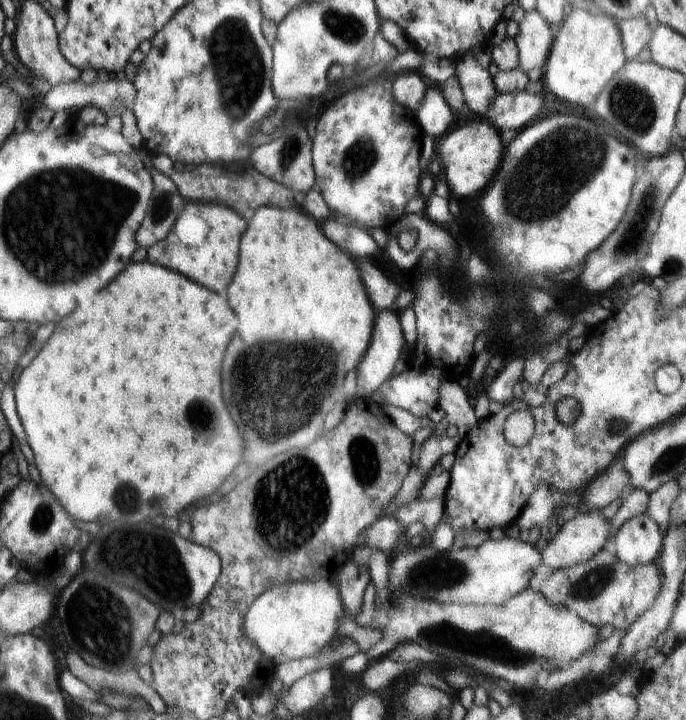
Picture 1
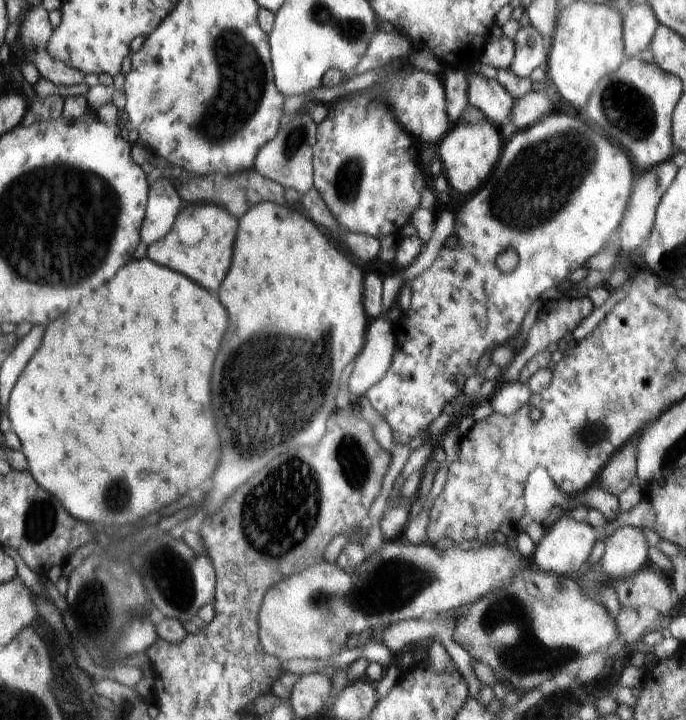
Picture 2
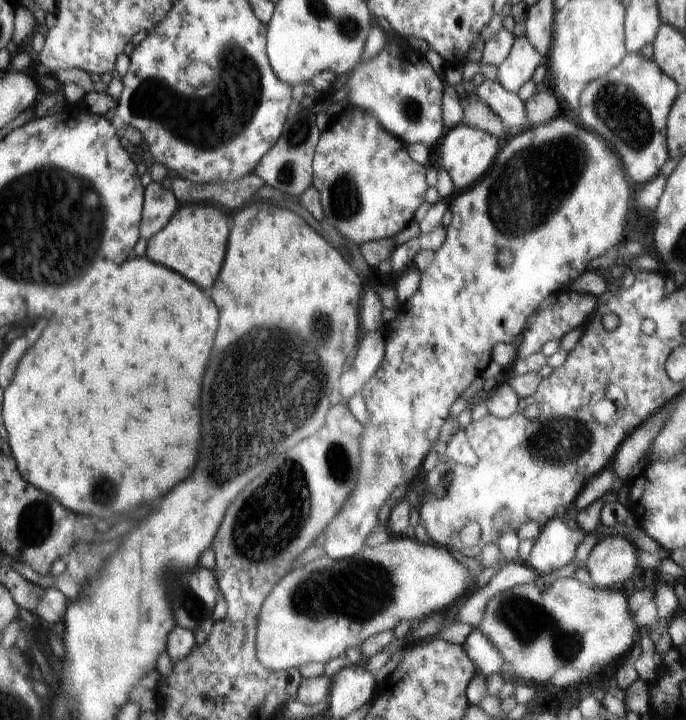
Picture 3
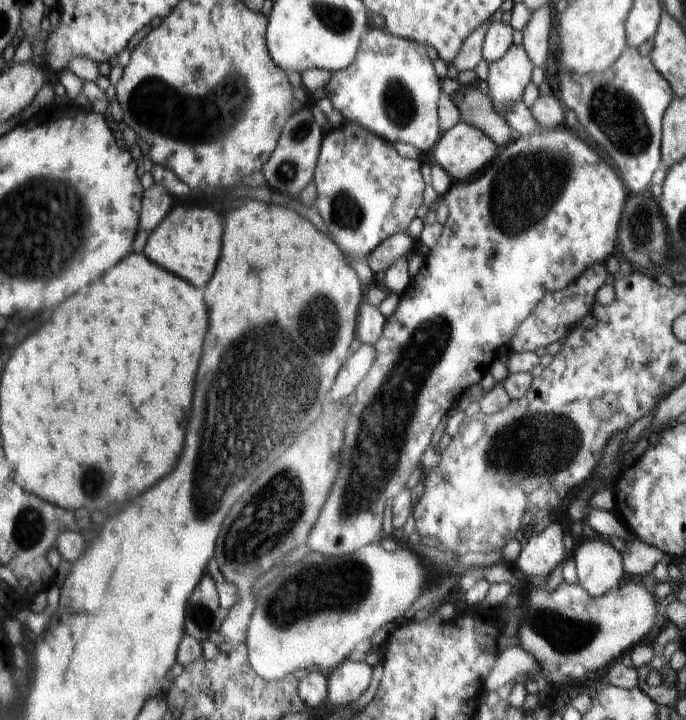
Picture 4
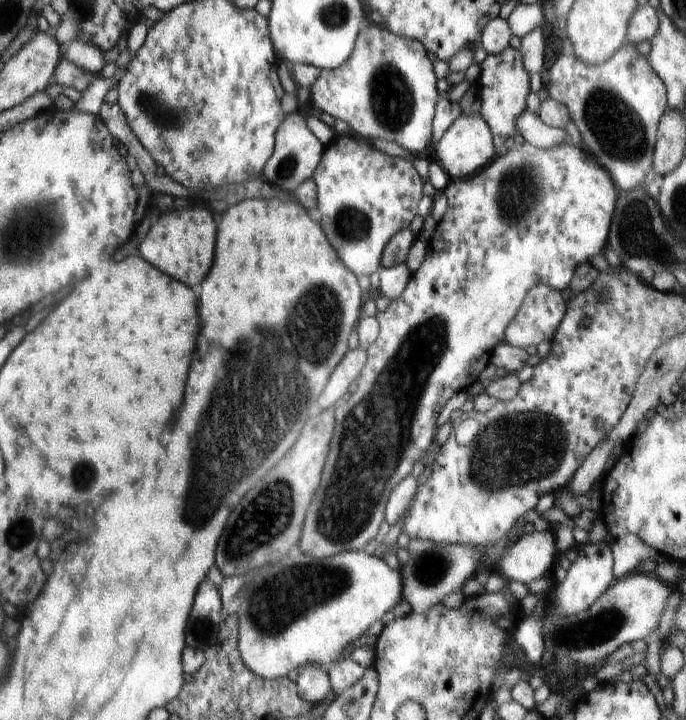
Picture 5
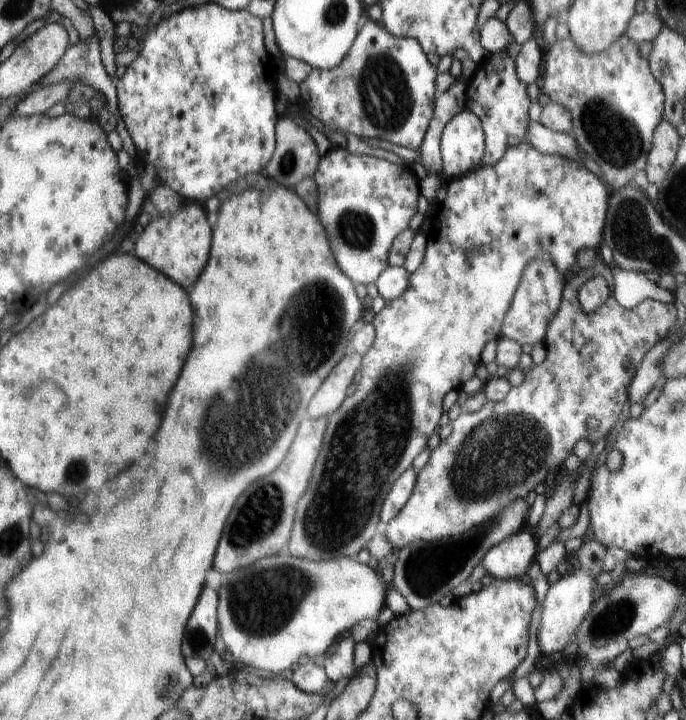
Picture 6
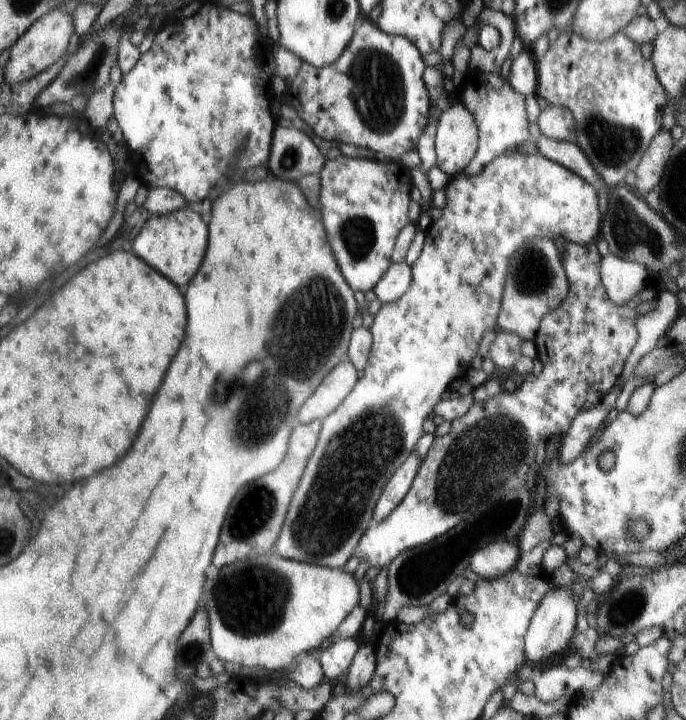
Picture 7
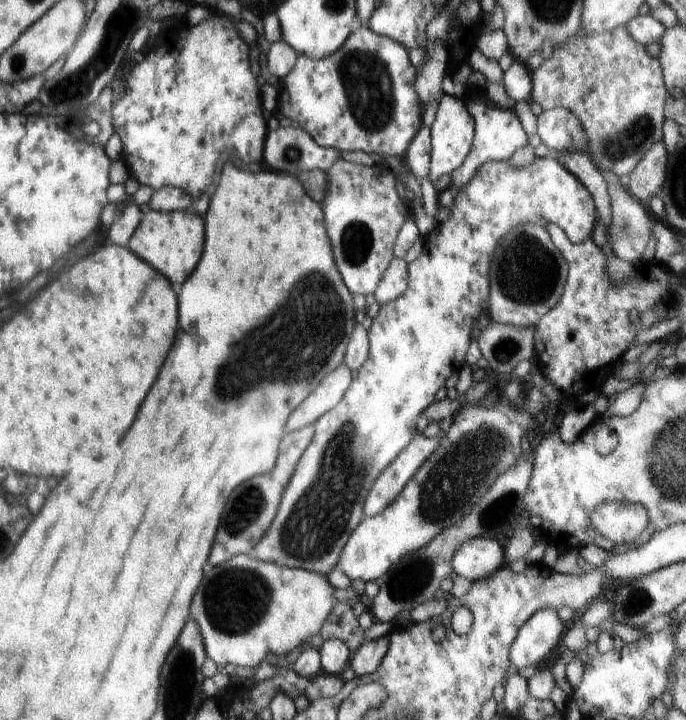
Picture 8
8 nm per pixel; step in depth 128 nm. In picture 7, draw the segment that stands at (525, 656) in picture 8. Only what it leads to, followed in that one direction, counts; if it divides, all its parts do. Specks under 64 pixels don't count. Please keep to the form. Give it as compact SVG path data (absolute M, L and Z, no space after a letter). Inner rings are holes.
M554 586L539 602L529 622L528 630L524 634L524 656L527 662L537 662L542 658L548 658L552 654L558 654L568 646L574 636L576 628L577 597L569 589L570 586Z

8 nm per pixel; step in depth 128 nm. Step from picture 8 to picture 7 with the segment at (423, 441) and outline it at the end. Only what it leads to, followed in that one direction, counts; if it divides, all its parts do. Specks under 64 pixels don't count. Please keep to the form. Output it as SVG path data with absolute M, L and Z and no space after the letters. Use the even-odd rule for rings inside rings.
M412 452L406 462L392 474L392 478L388 480L388 484L384 486L378 502L372 513L372 522L382 522L389 514L404 500L408 490L412 486L412 481L420 468L423 458L418 453Z

